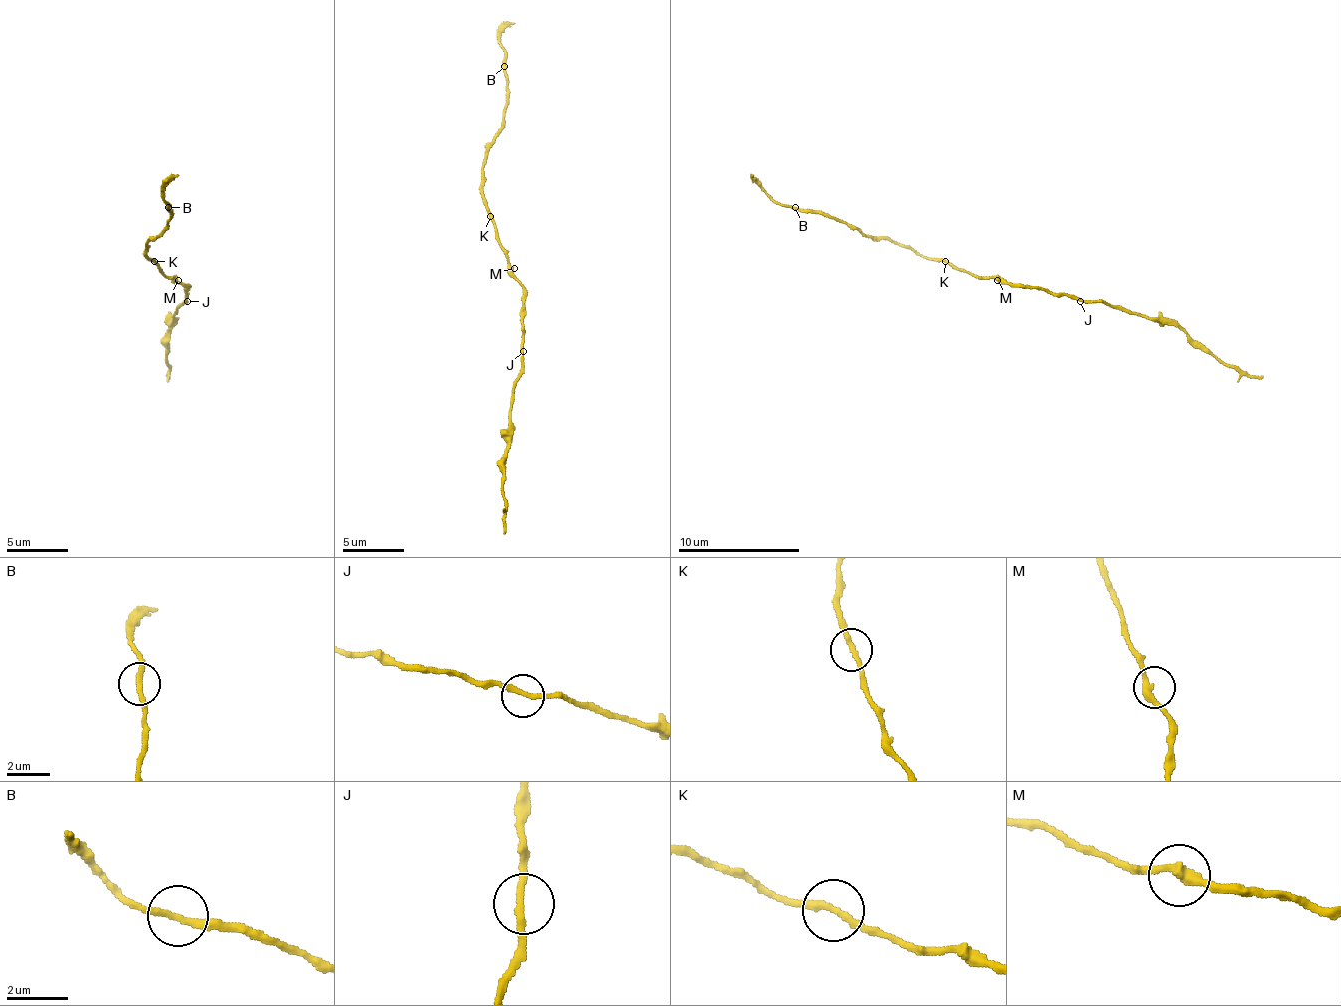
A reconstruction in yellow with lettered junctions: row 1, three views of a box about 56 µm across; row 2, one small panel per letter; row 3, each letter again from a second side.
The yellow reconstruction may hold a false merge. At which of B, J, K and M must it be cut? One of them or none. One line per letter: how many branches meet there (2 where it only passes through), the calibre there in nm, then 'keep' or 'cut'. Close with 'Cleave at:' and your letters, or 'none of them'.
B: 2 branches meet; 240 nm thick; cut
J: 2 branches meet; 240 nm thick; keep
K: 2 branches meet; 240 nm thick; keep
M: 2 branches meet; 320 nm thick; keep
Cleave at: B

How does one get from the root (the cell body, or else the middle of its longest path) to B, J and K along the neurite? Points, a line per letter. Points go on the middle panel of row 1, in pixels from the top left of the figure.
B: (508, 271), (508, 250), (499, 241), (483, 195), (486, 146), (505, 112), (505, 67)
J: (508, 271), (523, 290), (523, 351)
K: (508, 271), (508, 250), (499, 241), (496, 222), (490, 216)

